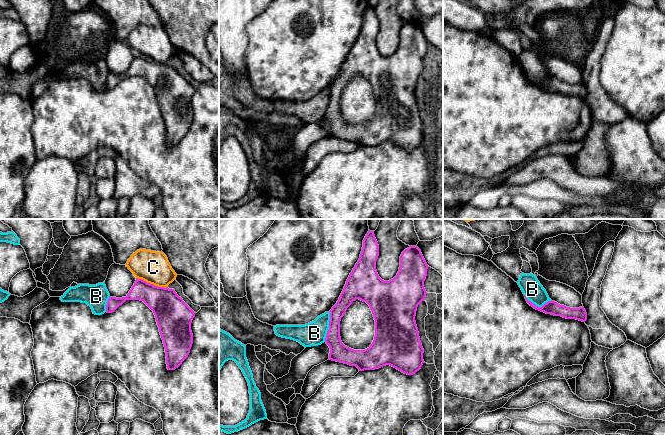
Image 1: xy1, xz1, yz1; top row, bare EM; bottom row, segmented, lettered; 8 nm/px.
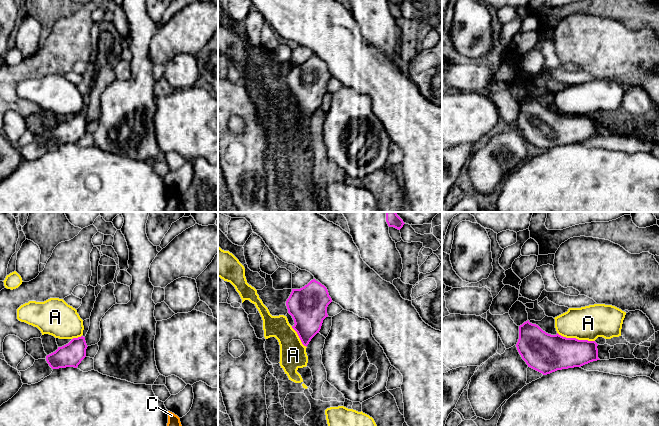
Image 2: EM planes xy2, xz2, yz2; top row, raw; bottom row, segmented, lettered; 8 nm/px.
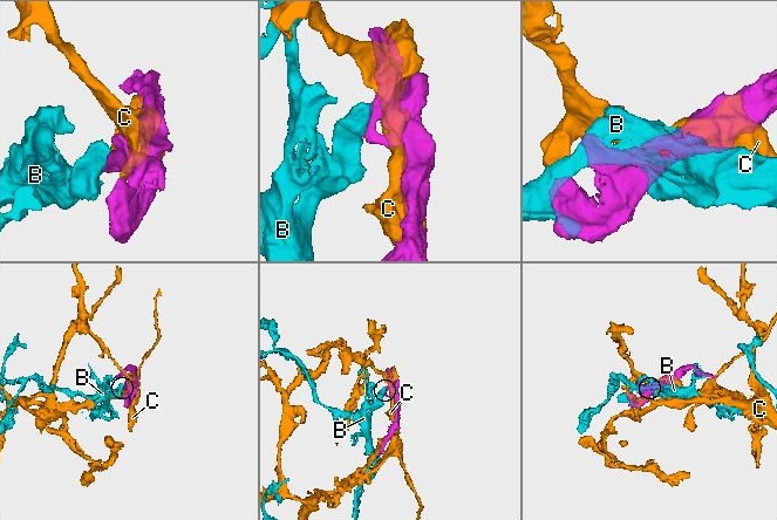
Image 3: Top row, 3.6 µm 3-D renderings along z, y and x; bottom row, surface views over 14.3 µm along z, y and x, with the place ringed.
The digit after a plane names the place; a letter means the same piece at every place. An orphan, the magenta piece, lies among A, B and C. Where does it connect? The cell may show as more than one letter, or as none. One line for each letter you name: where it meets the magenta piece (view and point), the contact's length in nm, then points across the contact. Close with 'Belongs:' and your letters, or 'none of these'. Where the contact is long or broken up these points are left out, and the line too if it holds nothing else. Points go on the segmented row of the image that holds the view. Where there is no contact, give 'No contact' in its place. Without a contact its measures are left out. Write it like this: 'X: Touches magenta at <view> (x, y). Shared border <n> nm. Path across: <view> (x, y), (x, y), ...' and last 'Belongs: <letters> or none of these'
Belongs: none of these

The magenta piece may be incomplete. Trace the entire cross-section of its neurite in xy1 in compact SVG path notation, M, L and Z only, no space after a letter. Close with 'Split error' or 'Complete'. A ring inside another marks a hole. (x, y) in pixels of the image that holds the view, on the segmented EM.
M138 278L126 297L109 297L106 312L114 312L126 300L143 301L153 311L165 347L167 369L178 368L193 344L191 323L195 312L174 289L158 287Z. Complete

